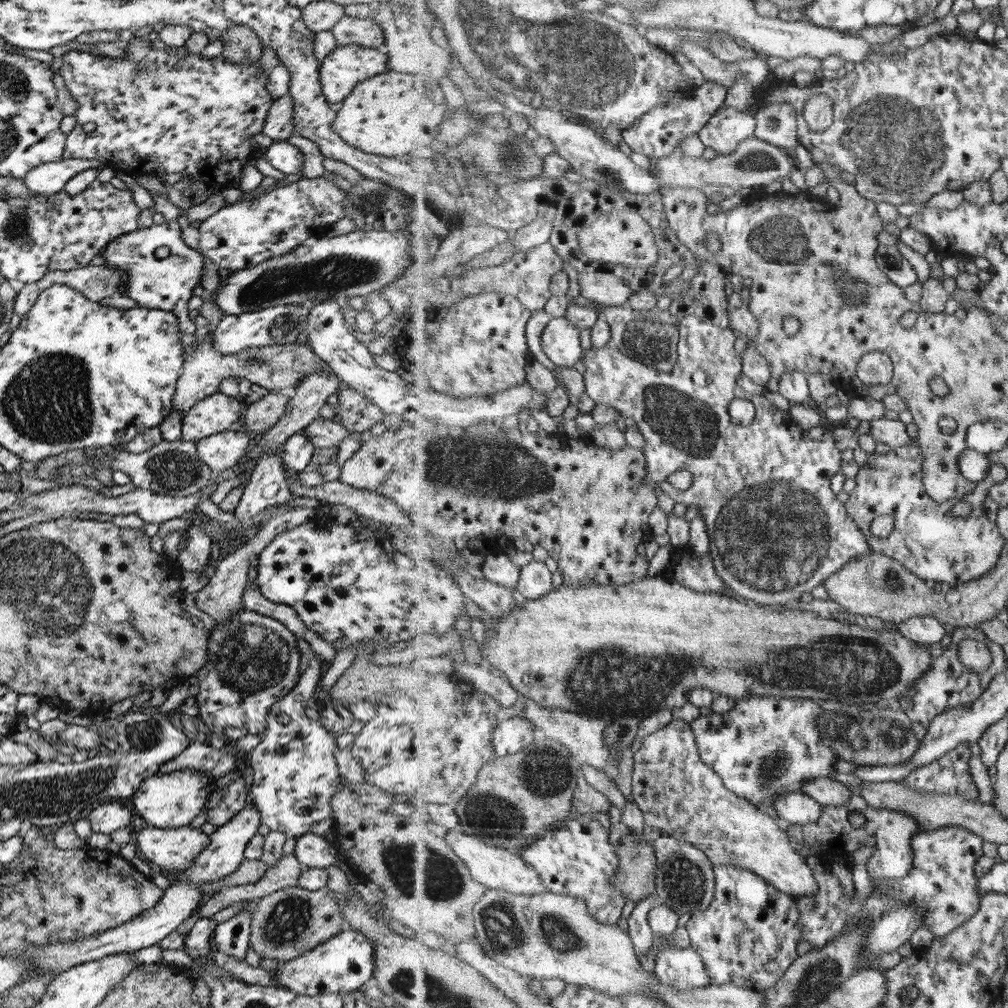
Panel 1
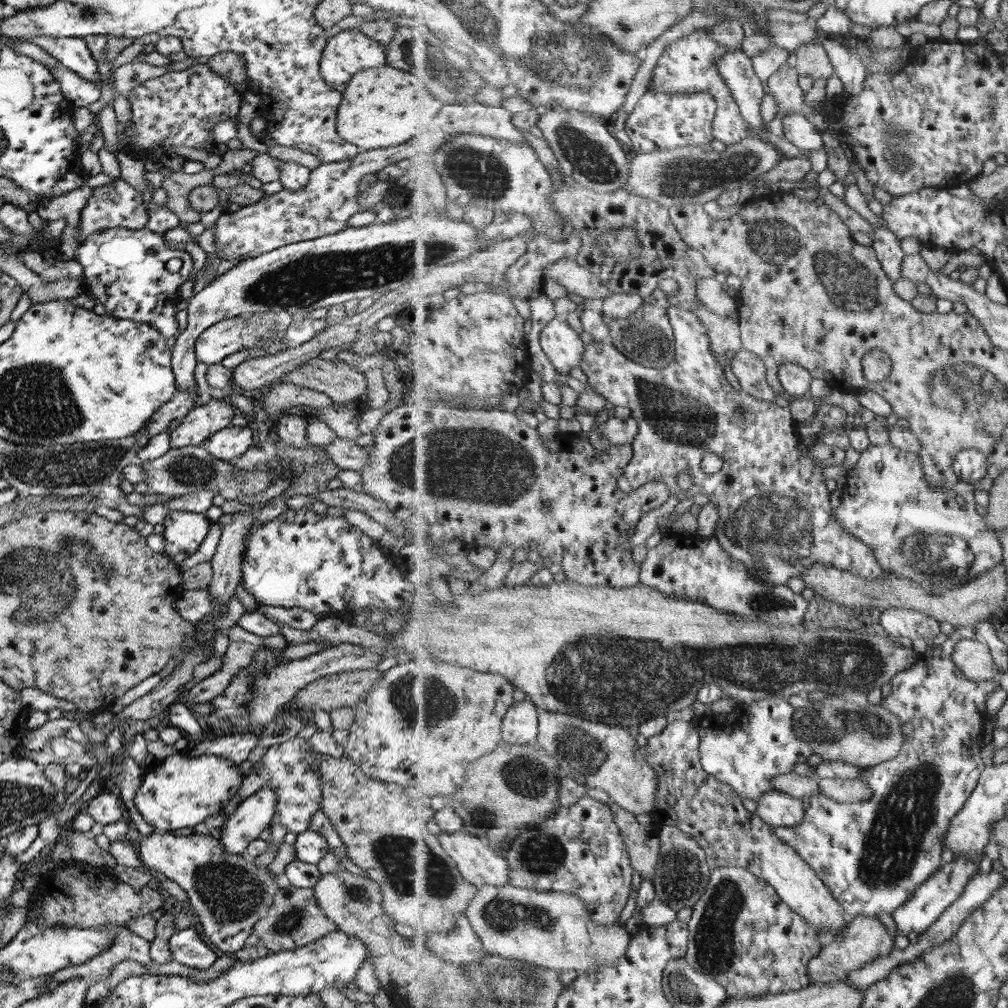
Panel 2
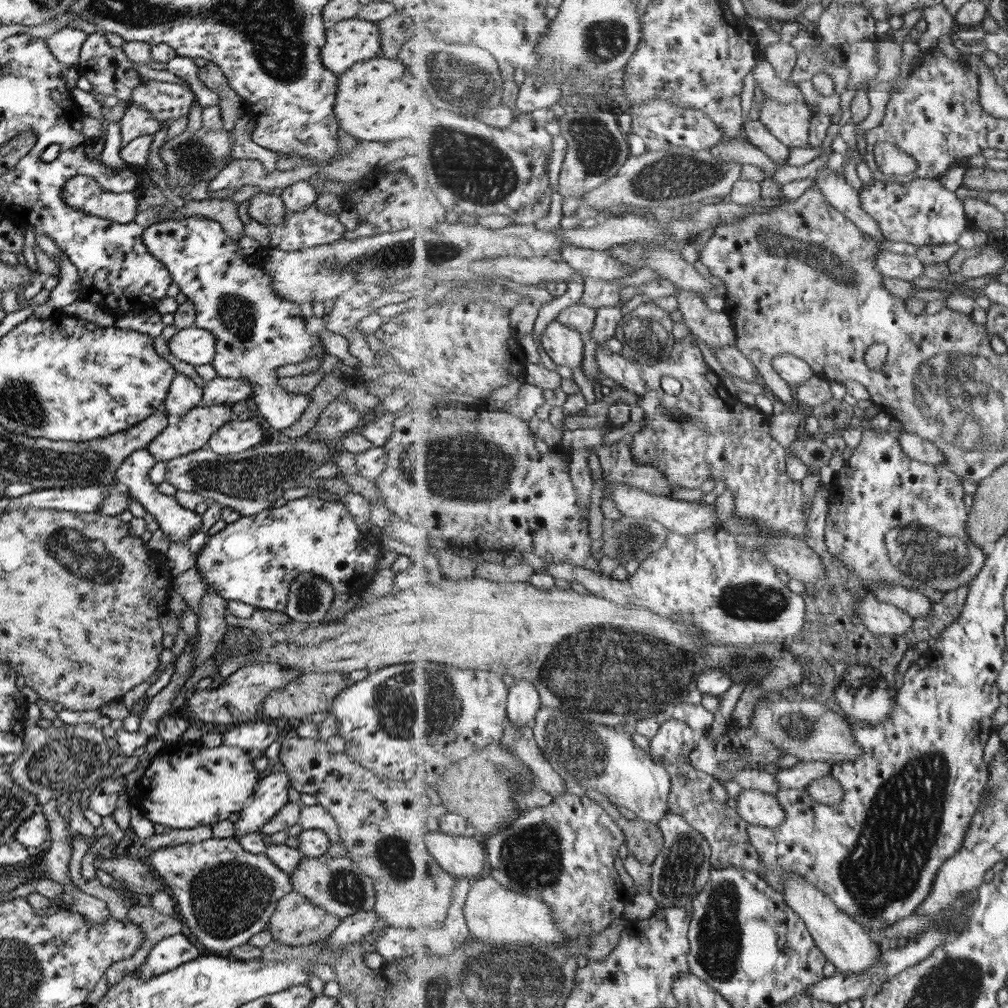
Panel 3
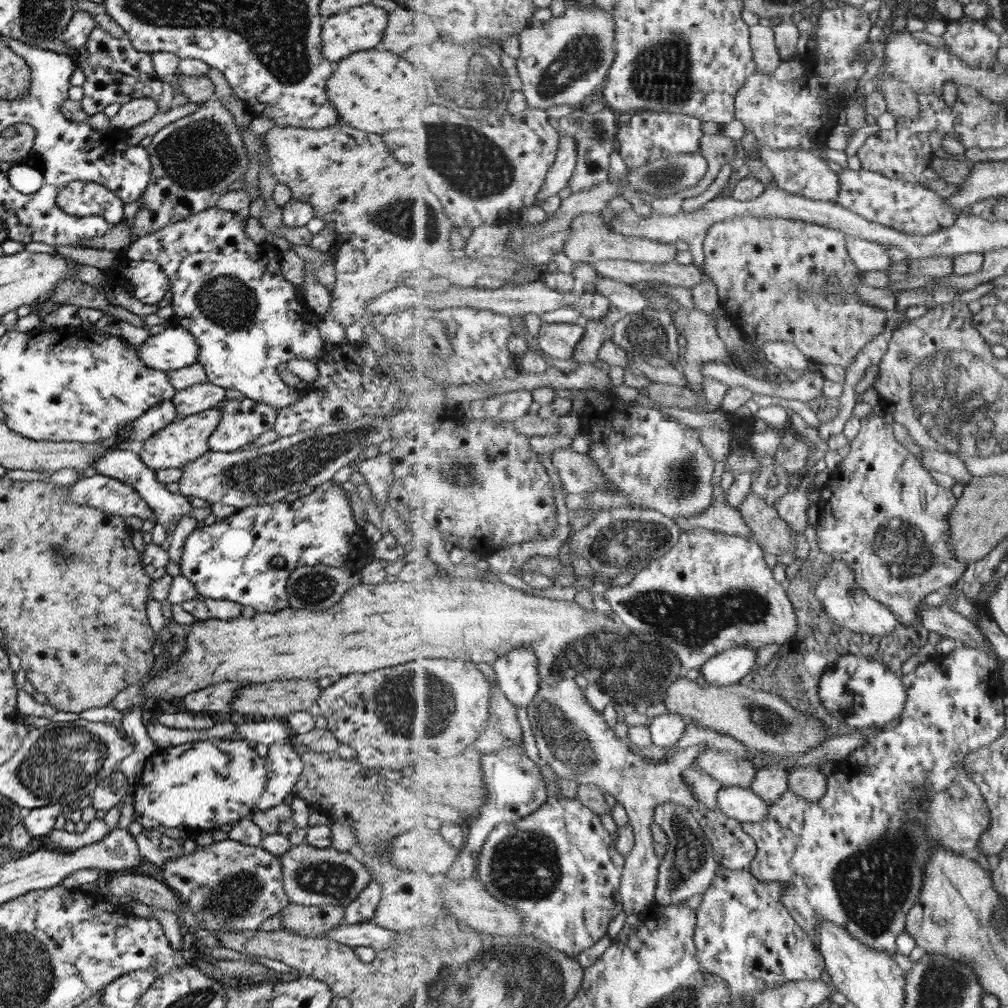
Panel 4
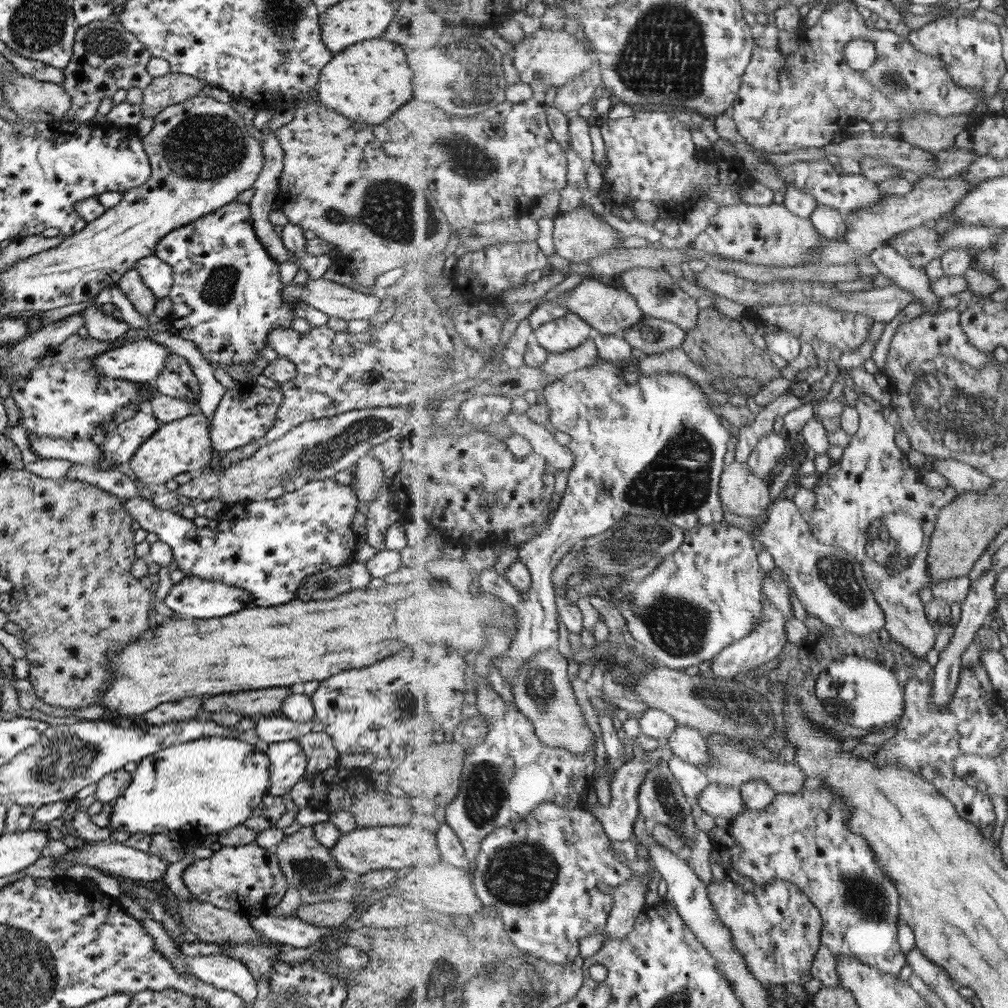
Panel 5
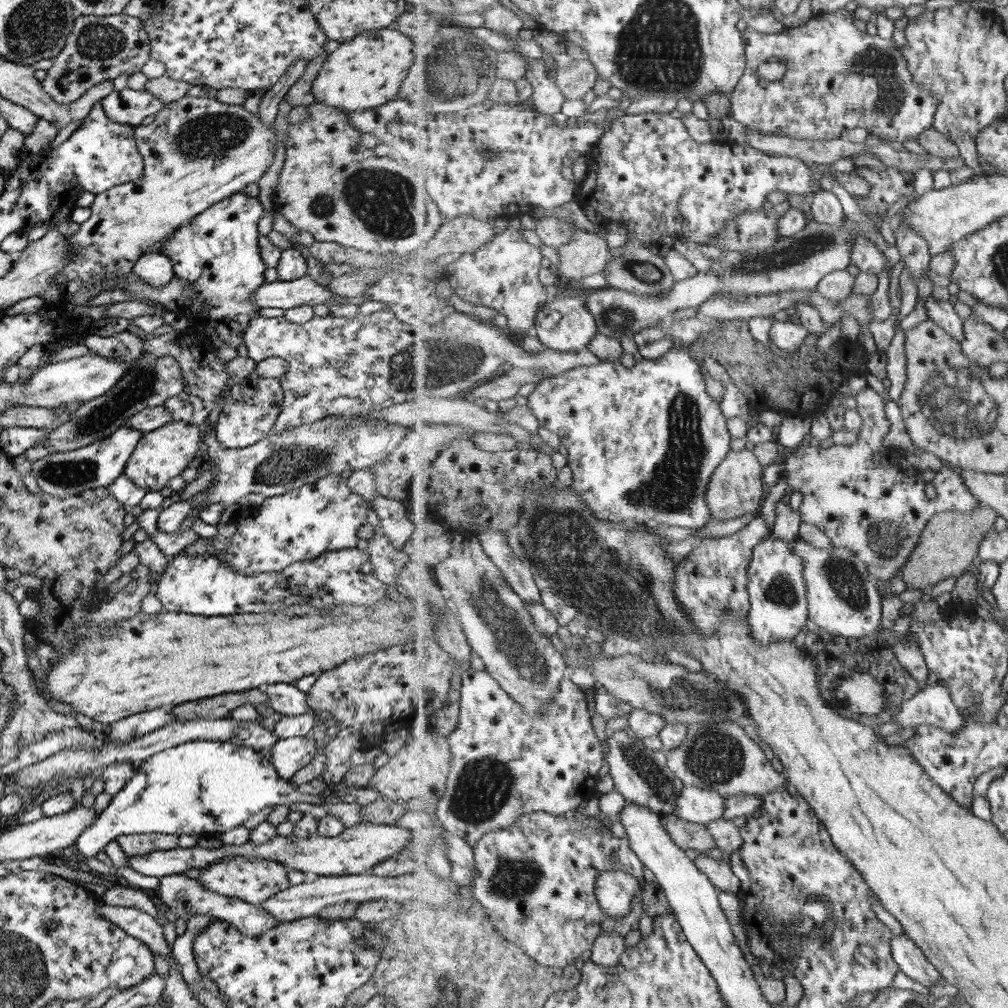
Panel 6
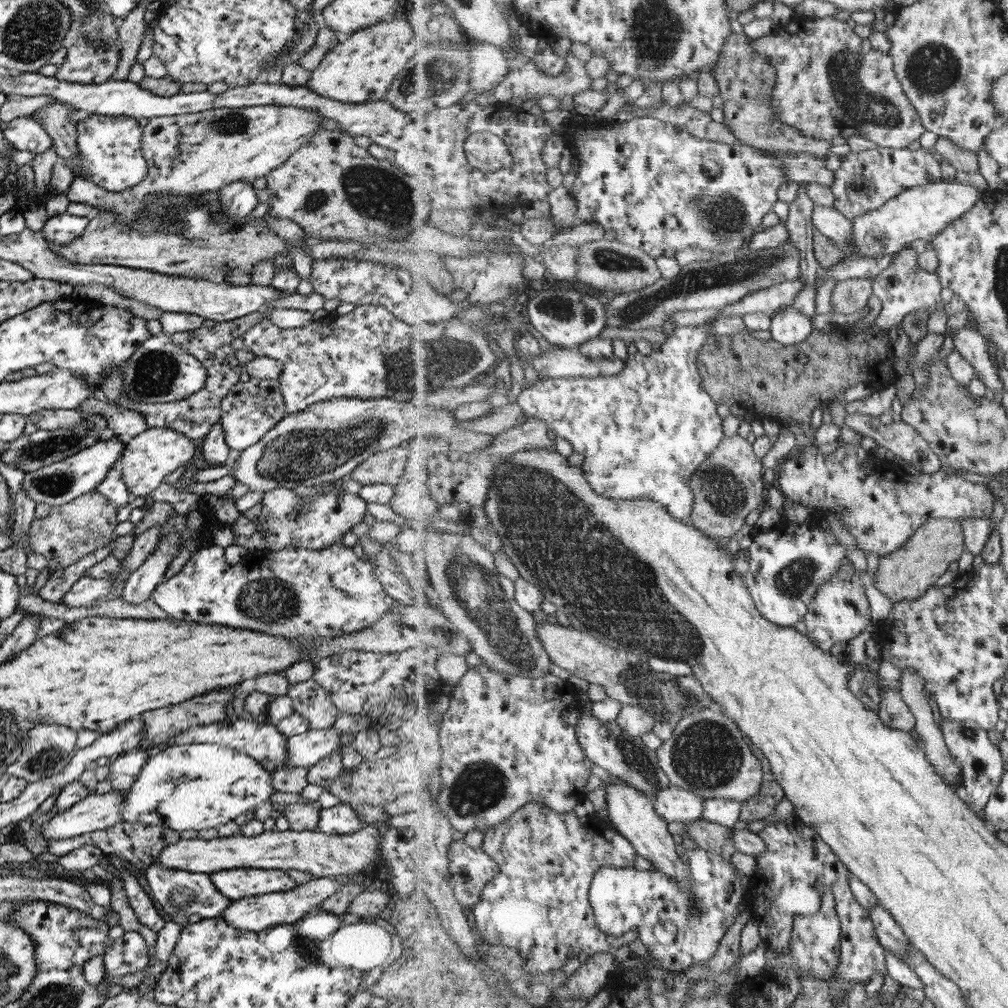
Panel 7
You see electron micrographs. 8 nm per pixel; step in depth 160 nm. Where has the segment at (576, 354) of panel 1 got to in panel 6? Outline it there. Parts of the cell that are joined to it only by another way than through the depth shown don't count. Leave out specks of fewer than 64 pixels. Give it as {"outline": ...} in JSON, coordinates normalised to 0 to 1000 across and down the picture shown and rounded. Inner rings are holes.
{"outline":[[[559,293],[559,296],[553,296],[551,300],[543,300],[532,313],[531,329],[541,345],[557,349],[576,348],[576,345],[582,344],[584,339],[595,329],[590,313],[581,303],[581,298],[574,294]]]}

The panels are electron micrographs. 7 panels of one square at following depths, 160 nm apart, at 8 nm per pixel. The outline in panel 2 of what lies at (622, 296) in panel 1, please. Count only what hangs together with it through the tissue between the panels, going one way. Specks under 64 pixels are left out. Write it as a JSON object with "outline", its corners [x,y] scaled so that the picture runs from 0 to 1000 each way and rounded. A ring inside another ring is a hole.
{"outline":[[[556,256],[542,268],[542,274],[558,280],[564,290],[582,298],[600,298],[600,294],[606,292],[604,284],[598,284],[598,279],[592,272],[576,266],[570,256]]]}

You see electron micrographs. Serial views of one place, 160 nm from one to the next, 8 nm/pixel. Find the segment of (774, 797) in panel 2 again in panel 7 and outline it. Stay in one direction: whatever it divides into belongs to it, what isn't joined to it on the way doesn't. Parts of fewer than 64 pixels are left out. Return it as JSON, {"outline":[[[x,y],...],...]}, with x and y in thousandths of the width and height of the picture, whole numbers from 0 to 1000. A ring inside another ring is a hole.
{"outline":[[[658,781],[648,792],[651,807],[662,815],[682,815],[697,813],[698,793],[674,781]]]}

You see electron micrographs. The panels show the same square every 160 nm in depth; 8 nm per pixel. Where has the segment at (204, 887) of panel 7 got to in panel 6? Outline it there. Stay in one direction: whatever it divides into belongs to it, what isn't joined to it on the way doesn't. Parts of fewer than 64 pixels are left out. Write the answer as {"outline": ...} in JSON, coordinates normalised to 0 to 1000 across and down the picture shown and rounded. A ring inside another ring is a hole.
{"outline":[[[181,867],[158,870],[157,872],[155,885],[157,885],[160,895],[166,900],[166,906],[170,911],[177,911],[180,904],[184,904],[184,900],[188,900],[195,908],[207,907],[214,913],[227,915],[235,922],[235,925],[239,925],[243,929],[257,929],[261,925],[277,919],[277,914],[273,914],[271,910],[257,902],[257,899],[235,893],[235,891],[217,889],[214,885],[201,881],[196,872],[188,871]]]}

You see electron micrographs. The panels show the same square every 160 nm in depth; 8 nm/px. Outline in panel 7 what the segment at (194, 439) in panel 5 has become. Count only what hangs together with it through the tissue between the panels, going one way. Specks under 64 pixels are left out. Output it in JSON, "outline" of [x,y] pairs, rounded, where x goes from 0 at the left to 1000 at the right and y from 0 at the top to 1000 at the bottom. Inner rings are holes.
{"outline":[[[145,425],[140,431],[125,438],[118,452],[119,470],[130,493],[149,492],[164,472],[179,462],[182,463],[191,452],[193,444],[189,436],[171,426]]]}

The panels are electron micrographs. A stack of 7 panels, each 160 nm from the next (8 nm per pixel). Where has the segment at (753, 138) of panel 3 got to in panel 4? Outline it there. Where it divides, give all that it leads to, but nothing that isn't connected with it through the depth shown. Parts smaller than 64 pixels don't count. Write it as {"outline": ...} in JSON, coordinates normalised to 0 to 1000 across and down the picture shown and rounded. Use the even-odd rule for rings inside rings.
{"outline":[[[758,143],[753,144],[753,147],[755,157],[766,169],[773,188],[807,198],[829,200],[833,188],[833,175],[820,165],[818,158],[813,157],[811,151],[797,148],[769,149]]]}

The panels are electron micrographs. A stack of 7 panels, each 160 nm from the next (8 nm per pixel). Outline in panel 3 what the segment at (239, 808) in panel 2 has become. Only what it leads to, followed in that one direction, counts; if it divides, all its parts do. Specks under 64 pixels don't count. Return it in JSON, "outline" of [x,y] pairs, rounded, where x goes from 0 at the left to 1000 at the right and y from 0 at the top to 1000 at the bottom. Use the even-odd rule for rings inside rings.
{"outline":[[[280,759],[271,760],[263,771],[256,774],[252,788],[241,797],[232,815],[231,831],[258,825],[258,819],[272,809],[285,794],[285,781],[288,772]]]}

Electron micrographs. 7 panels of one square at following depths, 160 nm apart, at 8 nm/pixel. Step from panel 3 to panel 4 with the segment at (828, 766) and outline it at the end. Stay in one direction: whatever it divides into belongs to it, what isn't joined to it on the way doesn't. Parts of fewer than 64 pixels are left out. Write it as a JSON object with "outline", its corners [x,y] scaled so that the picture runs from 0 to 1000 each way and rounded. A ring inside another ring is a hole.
{"outline":[[[771,760],[755,762],[750,766],[744,781],[751,790],[766,798],[784,784],[782,765]]]}

